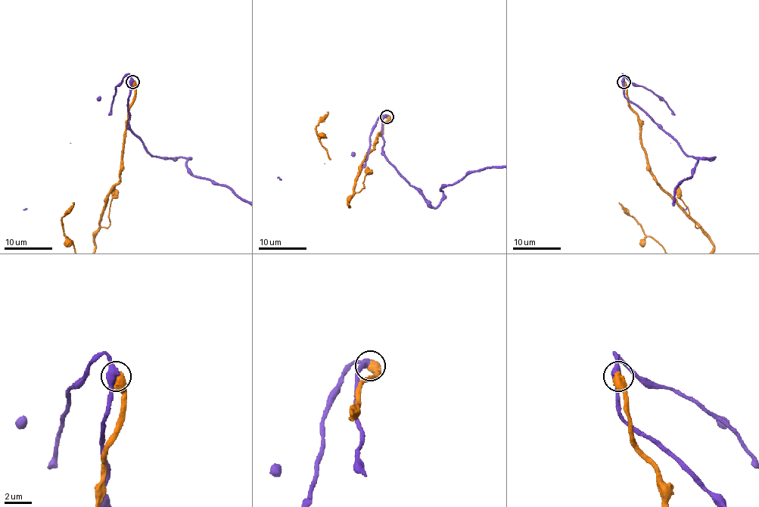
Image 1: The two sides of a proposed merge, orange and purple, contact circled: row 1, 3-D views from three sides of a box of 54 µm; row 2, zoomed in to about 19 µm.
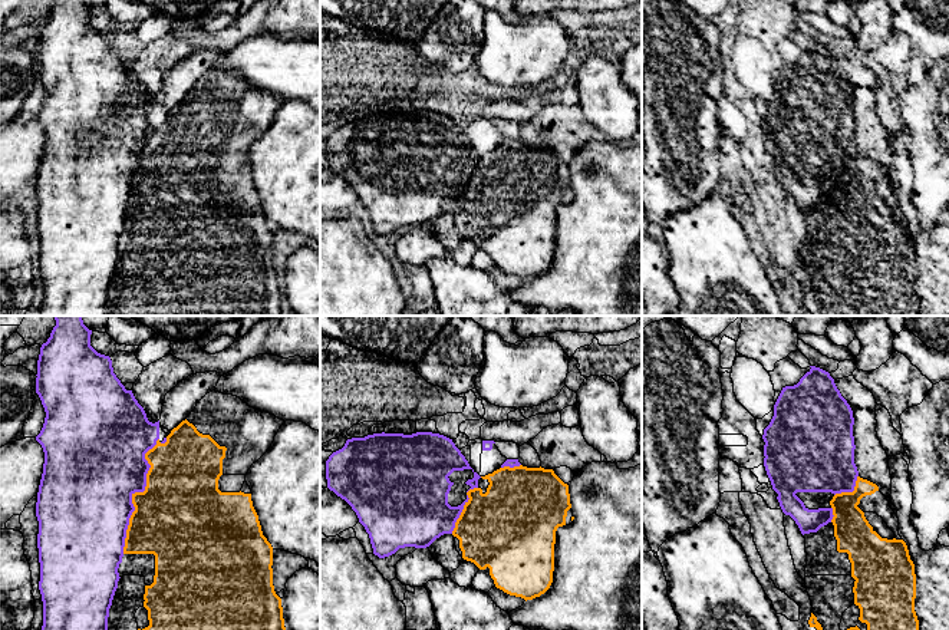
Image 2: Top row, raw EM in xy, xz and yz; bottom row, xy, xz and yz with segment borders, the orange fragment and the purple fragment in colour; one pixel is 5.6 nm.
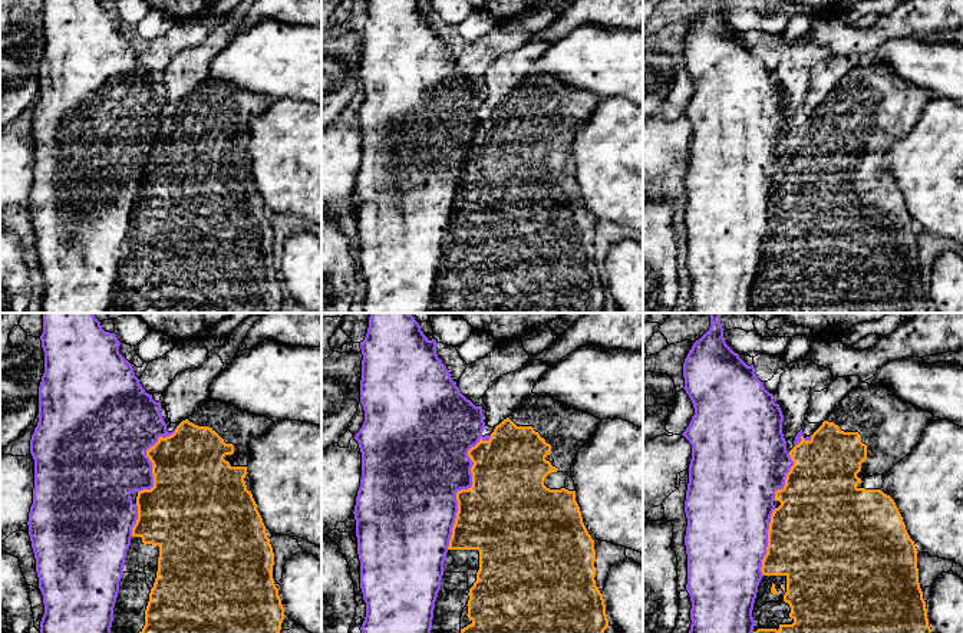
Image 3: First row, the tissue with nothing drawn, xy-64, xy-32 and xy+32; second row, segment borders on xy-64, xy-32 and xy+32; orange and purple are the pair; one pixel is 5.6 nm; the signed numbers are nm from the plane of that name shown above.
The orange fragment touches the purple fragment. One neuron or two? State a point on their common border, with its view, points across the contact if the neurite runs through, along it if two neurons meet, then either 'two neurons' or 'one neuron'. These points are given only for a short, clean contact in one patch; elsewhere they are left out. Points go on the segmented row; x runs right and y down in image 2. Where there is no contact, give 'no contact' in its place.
contact xy (135, 492); two neurons

